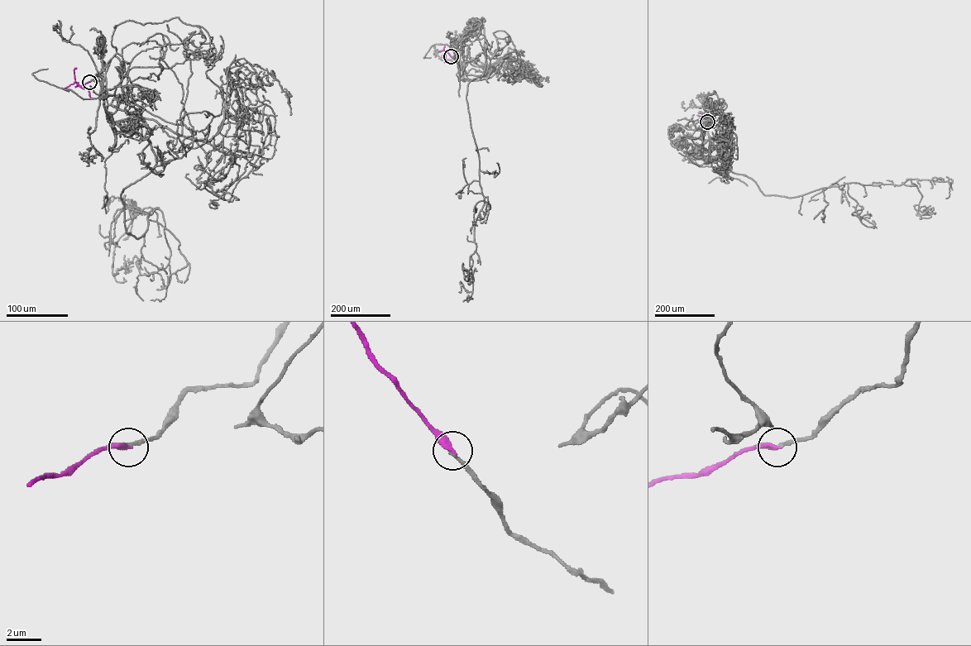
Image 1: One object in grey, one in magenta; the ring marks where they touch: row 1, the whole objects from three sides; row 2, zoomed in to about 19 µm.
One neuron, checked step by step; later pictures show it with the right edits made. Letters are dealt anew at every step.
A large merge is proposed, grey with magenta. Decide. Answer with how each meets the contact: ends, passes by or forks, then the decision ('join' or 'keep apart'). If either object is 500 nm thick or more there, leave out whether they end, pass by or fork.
grey ends; magenta ends; join

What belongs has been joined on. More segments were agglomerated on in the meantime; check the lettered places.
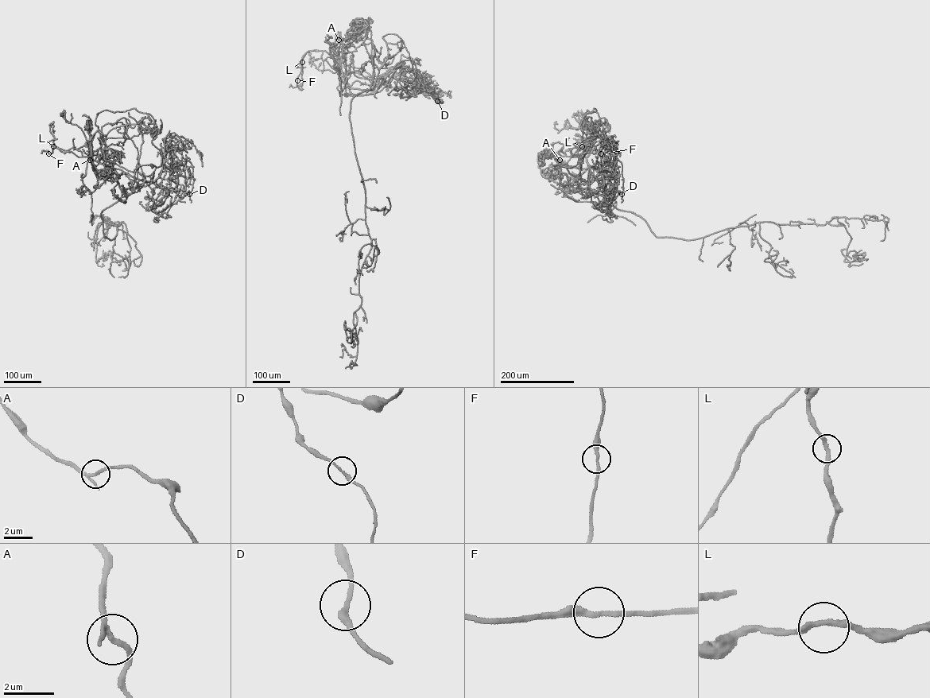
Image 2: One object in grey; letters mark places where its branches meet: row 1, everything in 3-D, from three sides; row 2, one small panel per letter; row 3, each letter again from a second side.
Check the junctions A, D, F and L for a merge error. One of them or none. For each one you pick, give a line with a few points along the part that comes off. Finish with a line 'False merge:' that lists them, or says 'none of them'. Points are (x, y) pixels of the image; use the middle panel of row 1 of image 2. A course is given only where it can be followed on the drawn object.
False merge: none of them

